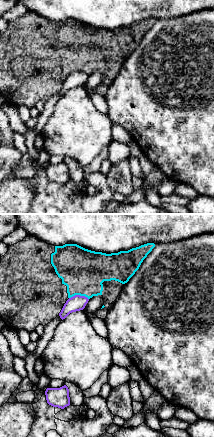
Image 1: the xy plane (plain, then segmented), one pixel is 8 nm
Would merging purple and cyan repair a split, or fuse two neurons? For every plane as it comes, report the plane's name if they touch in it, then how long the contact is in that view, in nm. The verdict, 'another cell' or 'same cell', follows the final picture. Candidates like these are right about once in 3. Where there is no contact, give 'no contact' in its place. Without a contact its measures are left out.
xy | 160 nm

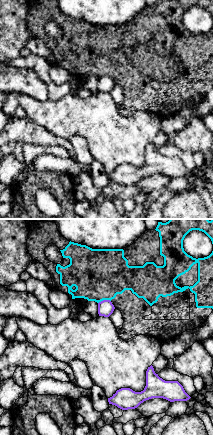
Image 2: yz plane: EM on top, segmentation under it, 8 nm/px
yz | 110 nm

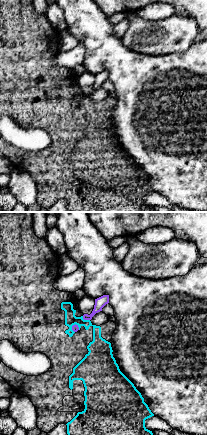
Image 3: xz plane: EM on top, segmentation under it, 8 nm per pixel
xz | 70 nm

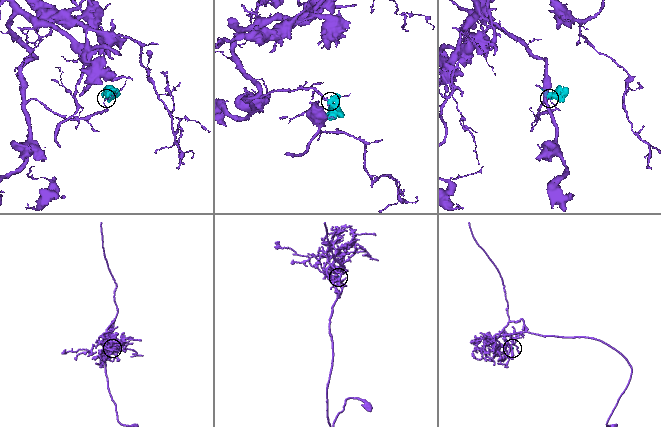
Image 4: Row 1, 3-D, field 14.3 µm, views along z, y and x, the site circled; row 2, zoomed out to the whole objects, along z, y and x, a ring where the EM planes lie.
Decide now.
another cell

